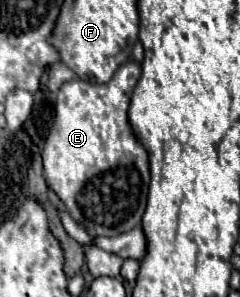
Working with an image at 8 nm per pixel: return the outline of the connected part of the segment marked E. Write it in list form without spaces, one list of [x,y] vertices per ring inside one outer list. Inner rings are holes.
[[[128,60],[108,84],[74,78],[62,84],[57,93],[54,126],[42,150],[44,176],[70,216],[92,236],[116,236],[128,232],[142,222],[146,210],[150,184],[148,152],[126,116],[140,74],[140,62]]]

